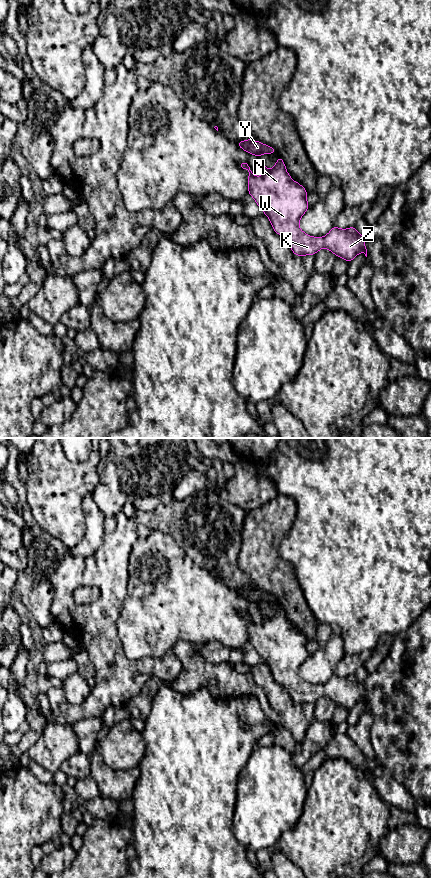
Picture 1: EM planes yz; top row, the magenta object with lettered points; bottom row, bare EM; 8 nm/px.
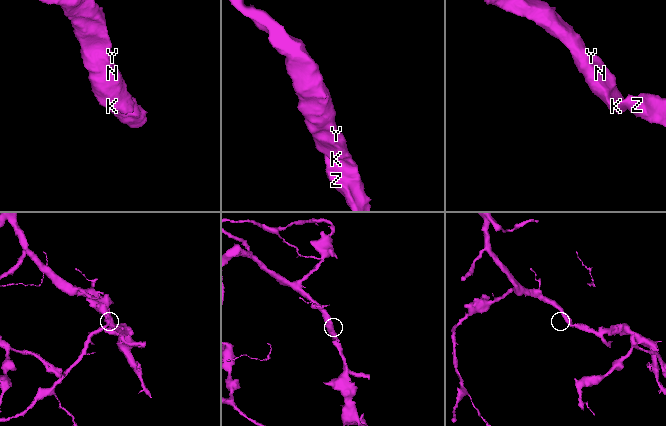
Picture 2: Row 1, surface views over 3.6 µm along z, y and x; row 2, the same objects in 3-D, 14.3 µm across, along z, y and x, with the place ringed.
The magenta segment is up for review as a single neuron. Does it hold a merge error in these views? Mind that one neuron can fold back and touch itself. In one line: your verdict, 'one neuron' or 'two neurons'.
one neuron

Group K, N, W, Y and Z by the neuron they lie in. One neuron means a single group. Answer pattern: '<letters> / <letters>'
K N W Y Z

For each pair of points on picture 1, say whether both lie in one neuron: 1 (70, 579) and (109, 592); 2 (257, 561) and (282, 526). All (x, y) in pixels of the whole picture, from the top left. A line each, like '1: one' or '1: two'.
1: one
2: one

